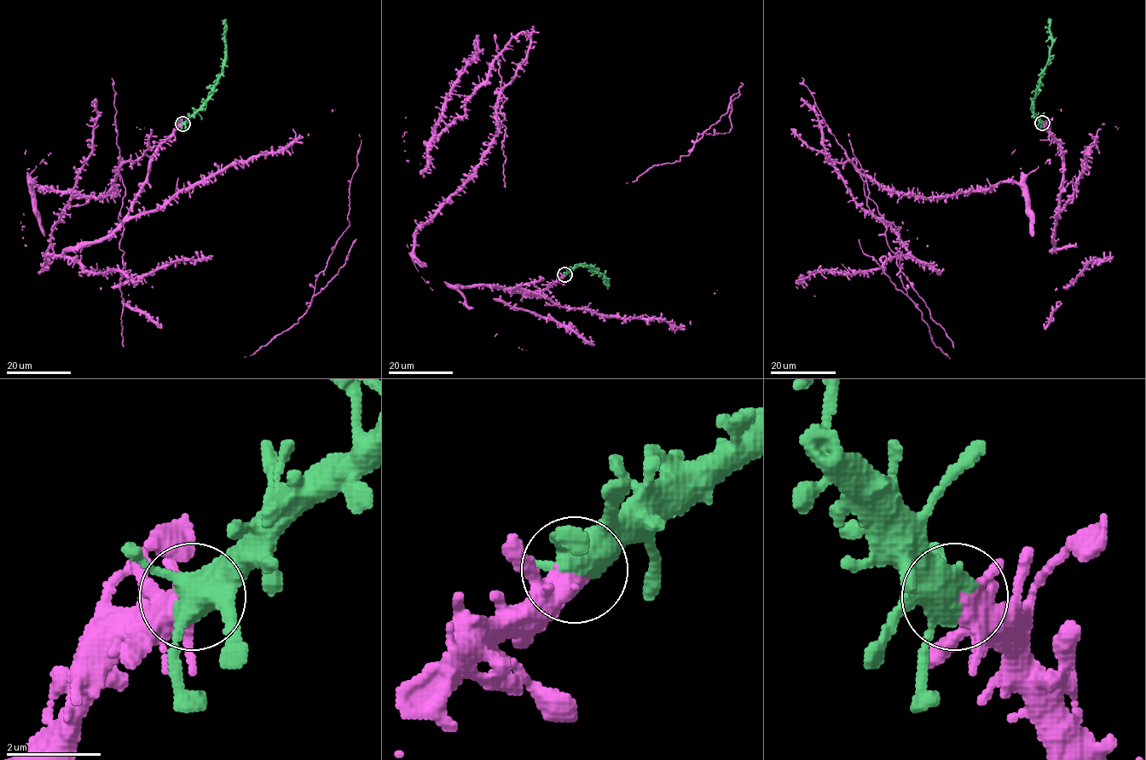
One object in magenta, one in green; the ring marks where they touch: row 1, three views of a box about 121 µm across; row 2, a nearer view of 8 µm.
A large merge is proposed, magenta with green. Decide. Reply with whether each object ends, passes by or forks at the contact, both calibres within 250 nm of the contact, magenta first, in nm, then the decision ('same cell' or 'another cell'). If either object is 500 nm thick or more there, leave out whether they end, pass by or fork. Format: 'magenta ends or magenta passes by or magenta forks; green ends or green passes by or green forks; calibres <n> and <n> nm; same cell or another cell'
magenta forks; green forks; calibres 360 and 440 nm; same cell

